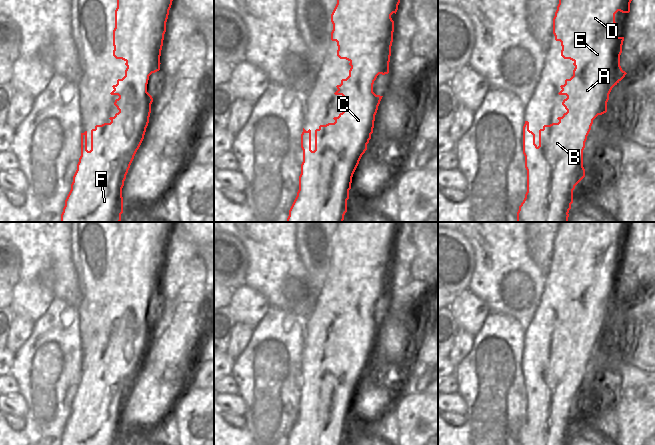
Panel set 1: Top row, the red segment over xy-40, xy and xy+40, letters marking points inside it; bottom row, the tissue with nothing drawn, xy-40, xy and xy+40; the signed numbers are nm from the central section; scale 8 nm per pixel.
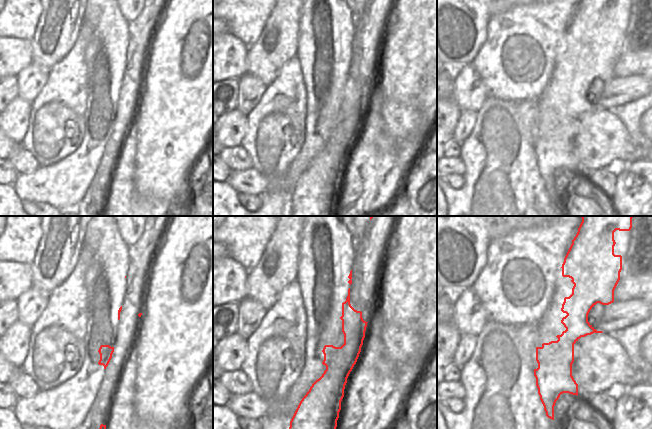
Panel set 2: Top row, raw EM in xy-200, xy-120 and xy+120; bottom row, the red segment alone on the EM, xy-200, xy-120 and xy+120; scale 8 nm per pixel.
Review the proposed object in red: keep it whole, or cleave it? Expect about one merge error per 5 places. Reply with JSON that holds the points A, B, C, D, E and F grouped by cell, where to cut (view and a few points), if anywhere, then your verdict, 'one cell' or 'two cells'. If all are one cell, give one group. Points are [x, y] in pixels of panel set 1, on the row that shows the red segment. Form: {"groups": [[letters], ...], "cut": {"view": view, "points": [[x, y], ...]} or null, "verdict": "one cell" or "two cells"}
{"groups": [["A", "B", "C", "D", "E", "F"]], "cut": null, "verdict": "one cell"}

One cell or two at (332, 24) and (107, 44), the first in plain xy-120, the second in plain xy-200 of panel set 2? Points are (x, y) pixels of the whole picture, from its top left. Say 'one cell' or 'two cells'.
one cell

